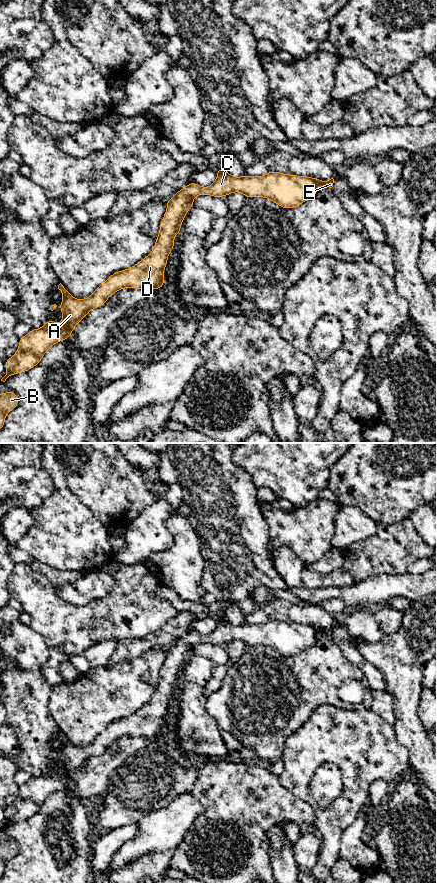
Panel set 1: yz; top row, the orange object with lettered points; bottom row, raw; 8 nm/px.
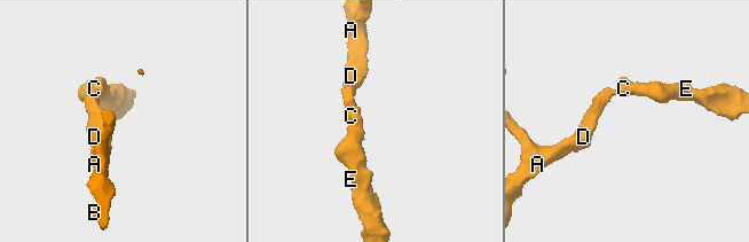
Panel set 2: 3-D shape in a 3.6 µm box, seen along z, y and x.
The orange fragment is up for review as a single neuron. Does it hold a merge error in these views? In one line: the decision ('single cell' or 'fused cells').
single cell

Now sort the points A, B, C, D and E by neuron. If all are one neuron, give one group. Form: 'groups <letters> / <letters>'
groups A B C D E

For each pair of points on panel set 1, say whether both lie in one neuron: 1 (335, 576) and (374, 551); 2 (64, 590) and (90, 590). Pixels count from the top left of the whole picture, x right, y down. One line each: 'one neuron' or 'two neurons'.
1: two neurons
2: one neuron

